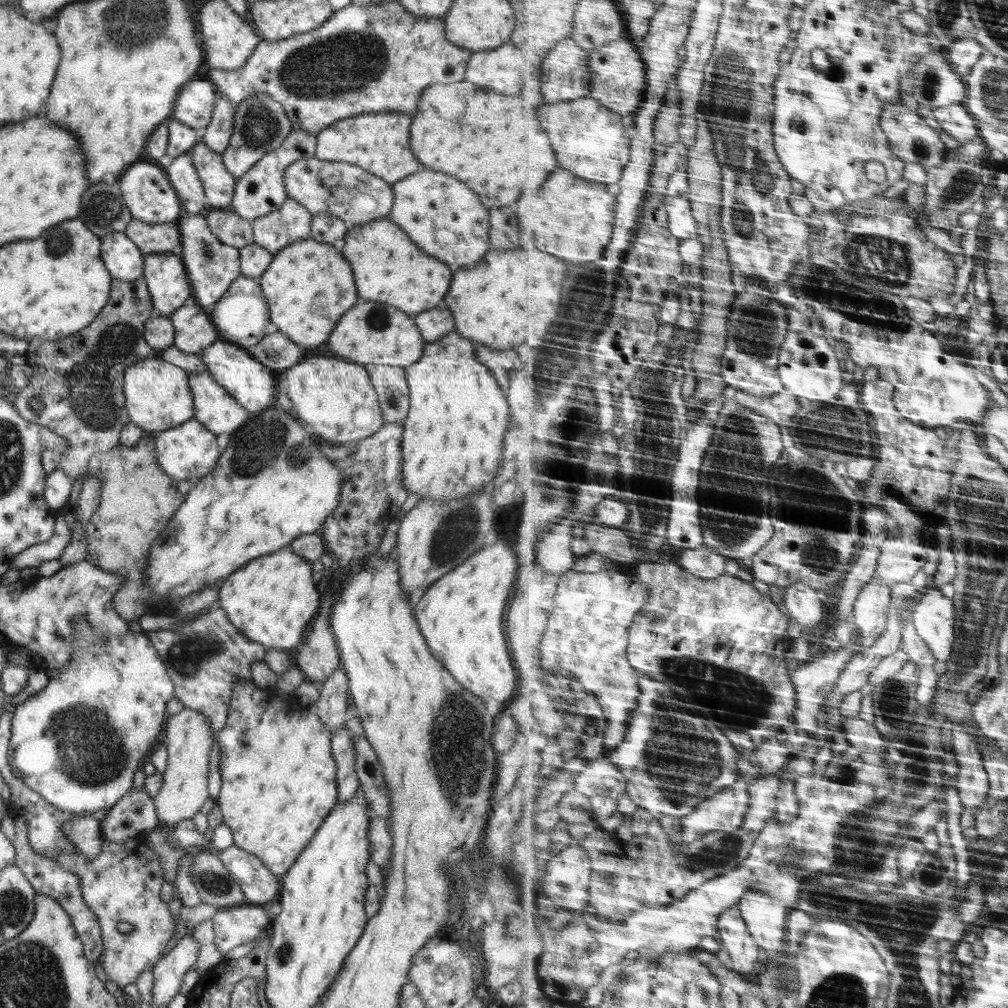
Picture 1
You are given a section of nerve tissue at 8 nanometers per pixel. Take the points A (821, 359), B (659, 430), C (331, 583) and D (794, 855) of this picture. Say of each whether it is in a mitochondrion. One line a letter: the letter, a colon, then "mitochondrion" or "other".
A: other
B: mitochondrion
C: other
D: mitochondrion

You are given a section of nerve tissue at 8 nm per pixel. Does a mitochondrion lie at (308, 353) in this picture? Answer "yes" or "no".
no

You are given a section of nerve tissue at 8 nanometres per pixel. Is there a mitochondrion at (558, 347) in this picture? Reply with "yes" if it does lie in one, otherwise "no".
yes

